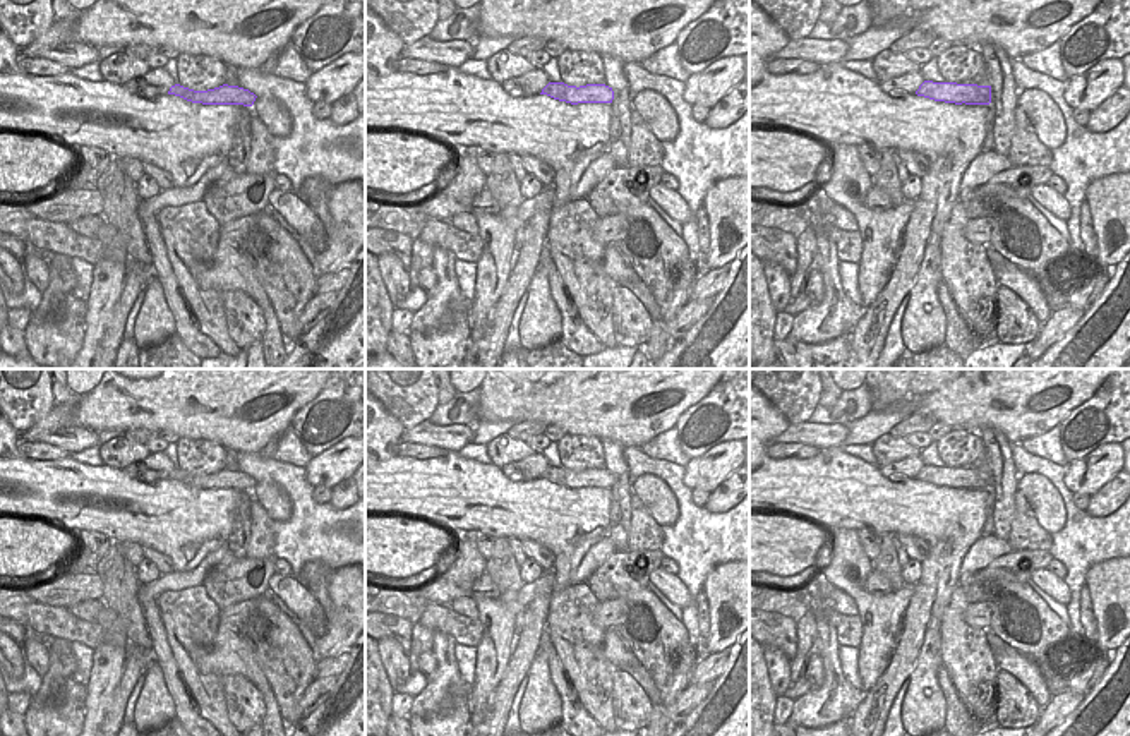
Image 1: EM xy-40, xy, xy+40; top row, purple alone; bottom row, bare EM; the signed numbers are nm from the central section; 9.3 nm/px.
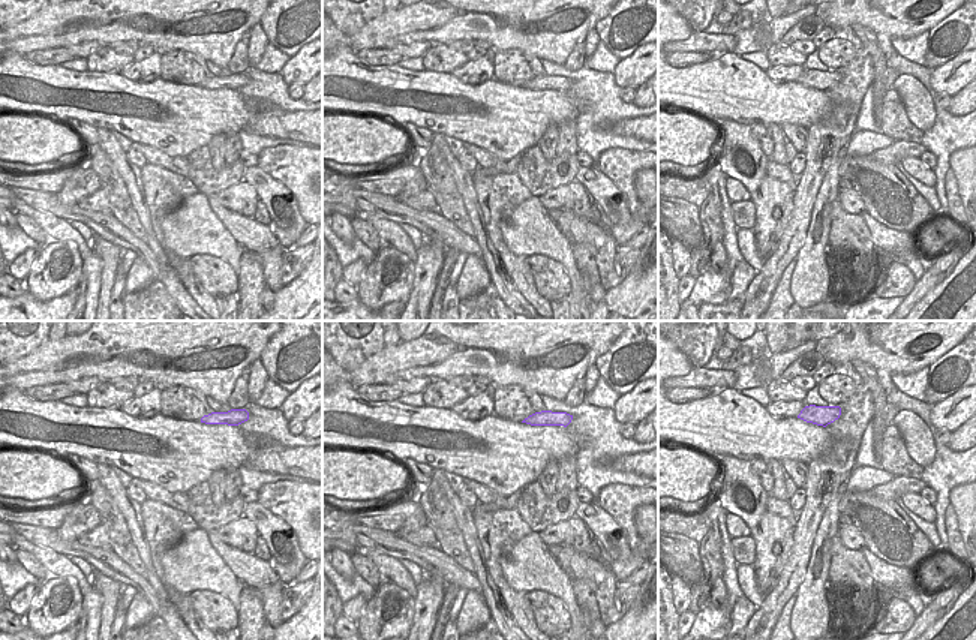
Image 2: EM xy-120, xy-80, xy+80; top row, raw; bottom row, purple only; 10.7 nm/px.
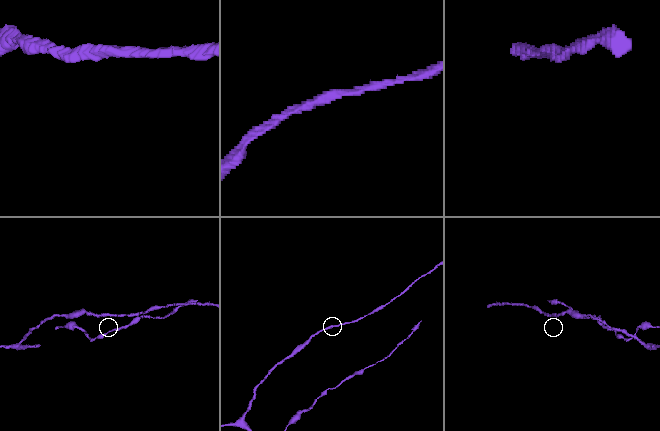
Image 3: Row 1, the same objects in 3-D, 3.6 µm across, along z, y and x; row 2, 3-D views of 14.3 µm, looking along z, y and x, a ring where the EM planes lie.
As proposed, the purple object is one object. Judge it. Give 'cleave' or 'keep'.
keep

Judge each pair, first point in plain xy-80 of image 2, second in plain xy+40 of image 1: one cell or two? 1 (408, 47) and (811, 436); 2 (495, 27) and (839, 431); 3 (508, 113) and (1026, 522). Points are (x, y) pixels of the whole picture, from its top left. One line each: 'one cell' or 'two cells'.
1: one cell
2: two cells
3: two cells

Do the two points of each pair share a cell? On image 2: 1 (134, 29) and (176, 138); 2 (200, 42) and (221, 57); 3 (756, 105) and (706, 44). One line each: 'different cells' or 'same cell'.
1: different cells
2: same cell
3: different cells

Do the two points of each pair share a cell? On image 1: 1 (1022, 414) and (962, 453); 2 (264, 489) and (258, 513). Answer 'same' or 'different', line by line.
1: different
2: different

